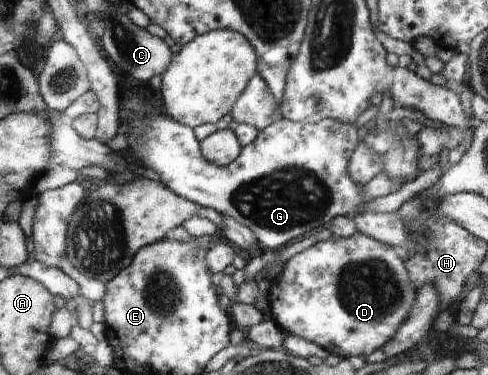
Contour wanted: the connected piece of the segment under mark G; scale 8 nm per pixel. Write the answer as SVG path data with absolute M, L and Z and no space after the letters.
M119 89L119 94L121 96L120 108L122 110L121 132L124 132L130 138L129 150L131 150L132 155L139 159L143 166L151 168L156 172L161 177L161 180L165 182L165 186L175 194L178 194L185 198L185 200L190 200L199 206L213 208L213 210L219 212L223 217L235 219L240 225L245 225L247 228L250 228L255 235L256 242L261 251L268 251L277 248L277 246L283 246L283 244L287 244L287 242L291 242L291 240L295 240L295 238L299 238L299 236L303 236L303 234L307 234L307 232L315 233L317 231L316 228L325 228L335 217L355 215L358 210L361 211L364 208L364 205L368 203L368 200L371 200L362 193L363 185L354 181L349 176L348 172L349 159L352 157L352 152L359 144L359 140L357 139L358 127L353 123L349 124L333 119L320 120L315 124L302 123L301 121L295 122L284 119L278 114L269 126L266 126L262 131L258 132L257 138L255 138L251 144L248 144L241 149L239 156L233 160L231 164L219 166L205 160L200 149L200 141L193 134L192 128L189 128L180 122L173 121L169 115L165 116L159 114L147 103L146 99L141 102L137 96L131 96L131 94L129 94L129 98L127 98L127 96L123 94L122 89Z

